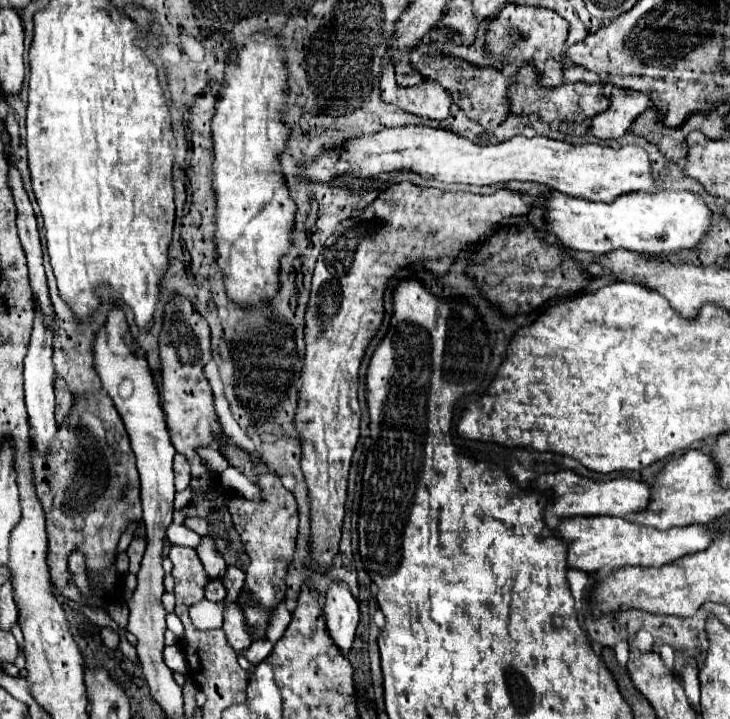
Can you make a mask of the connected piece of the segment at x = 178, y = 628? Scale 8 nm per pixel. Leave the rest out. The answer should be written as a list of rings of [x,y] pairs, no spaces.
[[[175,613],[166,615],[167,629],[171,630],[179,639],[184,637],[184,626]]]

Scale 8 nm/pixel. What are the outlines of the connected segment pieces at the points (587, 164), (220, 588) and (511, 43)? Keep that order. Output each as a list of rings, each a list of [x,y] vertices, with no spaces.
[[[401,126],[401,128],[391,128],[391,130],[381,130],[371,136],[363,138],[353,138],[349,144],[345,144],[345,152],[341,156],[337,154],[321,154],[315,162],[307,162],[303,176],[311,182],[329,182],[335,176],[341,174],[359,174],[359,176],[377,176],[381,172],[391,172],[391,170],[413,170],[423,174],[423,178],[439,178],[441,182],[461,182],[461,184],[499,184],[499,182],[509,182],[509,180],[529,180],[529,182],[539,182],[547,184],[549,188],[563,192],[567,196],[577,196],[577,198],[587,198],[587,200],[599,200],[599,202],[613,202],[617,196],[623,192],[657,192],[657,180],[653,176],[653,164],[649,160],[649,154],[641,146],[621,146],[621,148],[611,148],[611,146],[599,146],[591,142],[583,142],[579,146],[561,142],[561,140],[551,140],[545,136],[533,136],[527,138],[523,134],[513,136],[507,142],[501,144],[473,144],[471,140],[443,128],[429,128],[429,126]]]
[[[210,581],[205,587],[205,598],[212,602],[221,602],[225,599],[227,591],[221,581]]]
[[[507,4],[497,18],[491,22],[487,32],[487,50],[493,58],[503,64],[515,62],[523,58],[525,62],[533,62],[541,74],[543,86],[559,86],[563,84],[563,48],[569,36],[569,22],[561,18],[555,10],[539,8],[539,6],[521,6]]]

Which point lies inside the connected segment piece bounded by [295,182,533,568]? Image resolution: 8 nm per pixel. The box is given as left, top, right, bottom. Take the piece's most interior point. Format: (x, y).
(406, 223)

